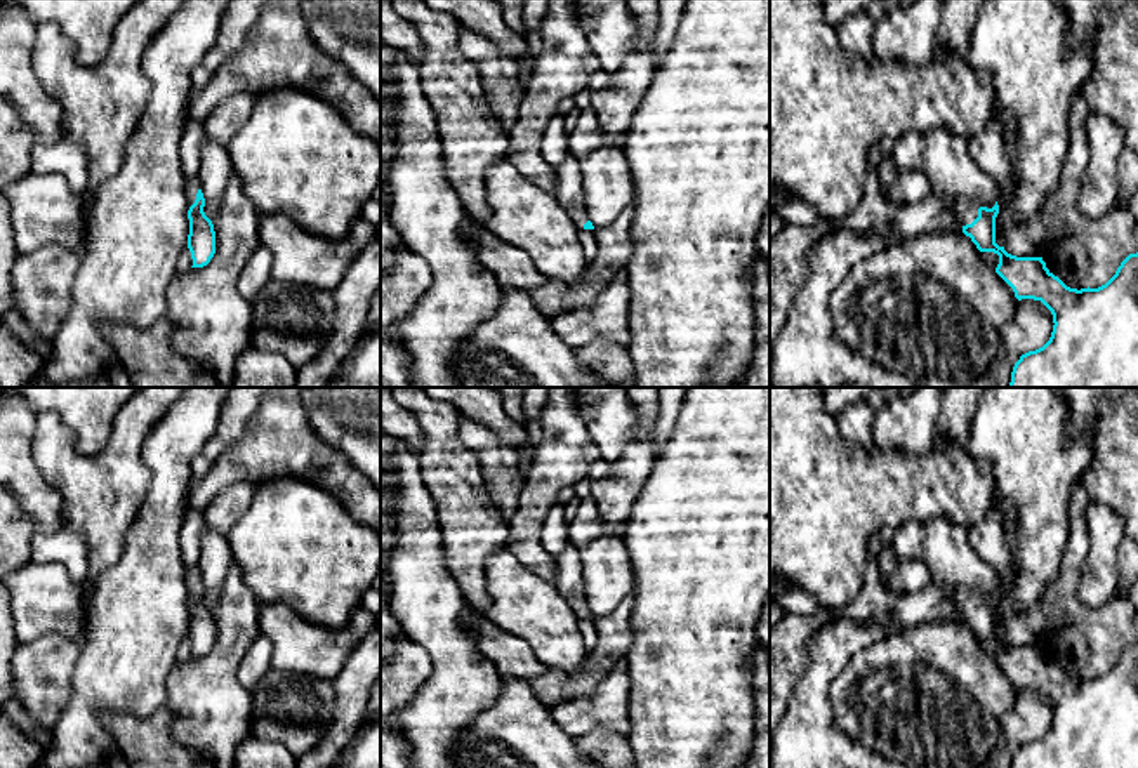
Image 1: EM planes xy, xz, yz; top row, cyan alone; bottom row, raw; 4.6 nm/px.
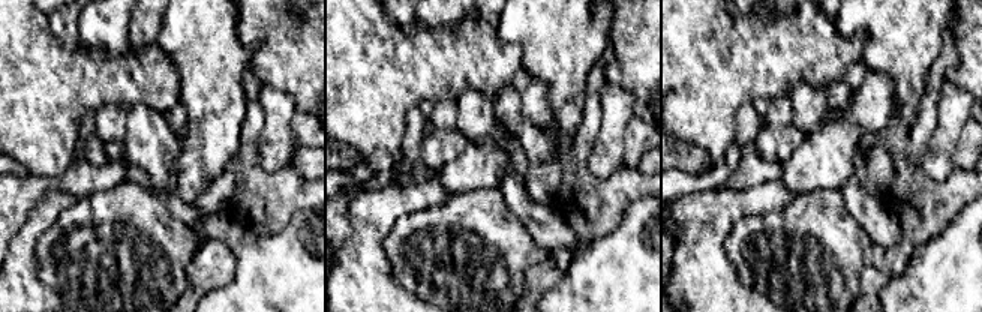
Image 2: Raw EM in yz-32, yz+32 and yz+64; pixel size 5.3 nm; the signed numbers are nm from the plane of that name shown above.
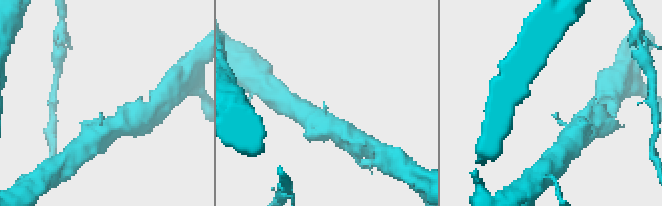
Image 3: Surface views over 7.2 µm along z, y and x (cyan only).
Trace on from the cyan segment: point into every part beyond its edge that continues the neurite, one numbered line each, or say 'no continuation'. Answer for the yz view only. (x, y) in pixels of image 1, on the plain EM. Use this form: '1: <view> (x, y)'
1: yz (949, 555)

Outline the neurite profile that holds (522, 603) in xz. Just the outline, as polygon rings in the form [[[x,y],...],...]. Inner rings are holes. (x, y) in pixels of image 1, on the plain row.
[[[502,549],[488,559],[486,591],[490,606],[486,608],[485,617],[492,624],[521,638],[533,650],[535,659],[547,667],[568,674],[582,671],[589,650],[579,631],[580,617],[552,580],[532,573],[509,549]]]

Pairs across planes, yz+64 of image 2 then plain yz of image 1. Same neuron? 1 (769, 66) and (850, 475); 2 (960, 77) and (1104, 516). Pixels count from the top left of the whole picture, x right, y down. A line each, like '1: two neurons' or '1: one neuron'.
1: one neuron
2: two neurons

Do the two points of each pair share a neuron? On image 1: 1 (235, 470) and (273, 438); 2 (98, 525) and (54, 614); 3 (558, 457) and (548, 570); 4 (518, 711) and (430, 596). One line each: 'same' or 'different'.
1: same
2: different
3: same
4: different

